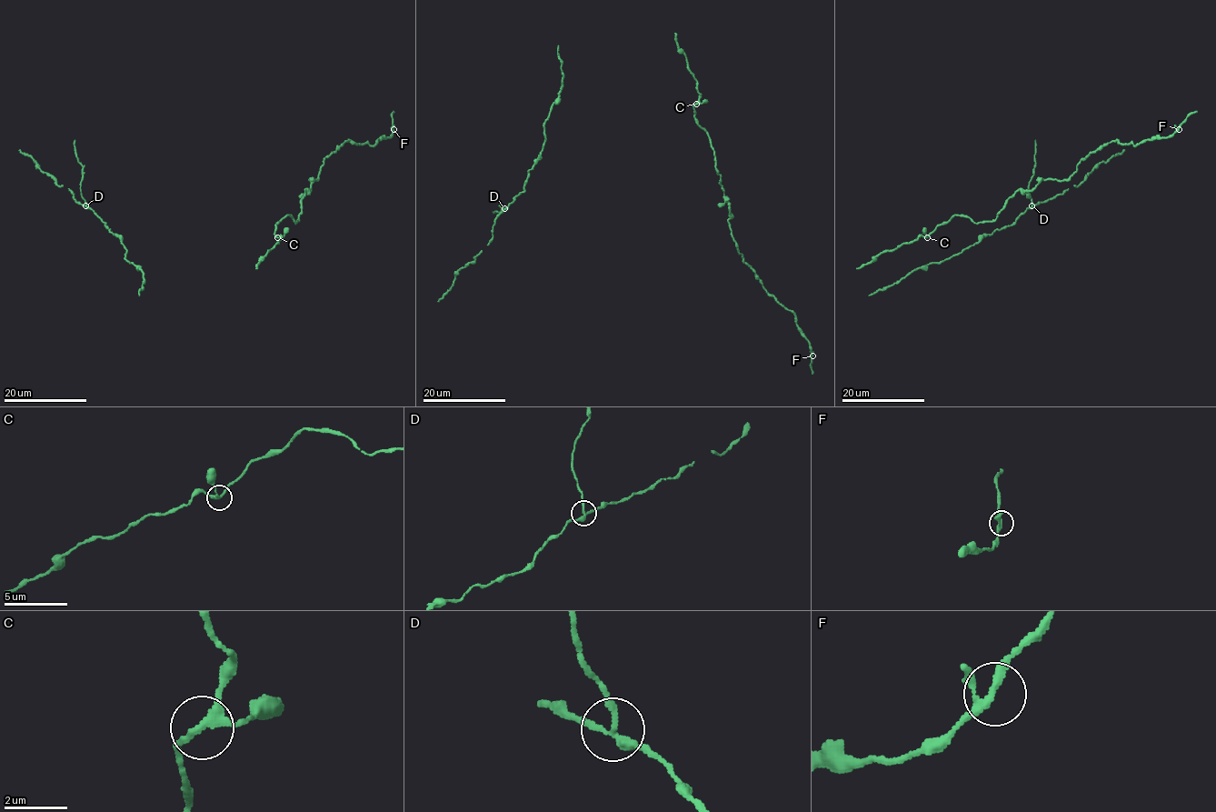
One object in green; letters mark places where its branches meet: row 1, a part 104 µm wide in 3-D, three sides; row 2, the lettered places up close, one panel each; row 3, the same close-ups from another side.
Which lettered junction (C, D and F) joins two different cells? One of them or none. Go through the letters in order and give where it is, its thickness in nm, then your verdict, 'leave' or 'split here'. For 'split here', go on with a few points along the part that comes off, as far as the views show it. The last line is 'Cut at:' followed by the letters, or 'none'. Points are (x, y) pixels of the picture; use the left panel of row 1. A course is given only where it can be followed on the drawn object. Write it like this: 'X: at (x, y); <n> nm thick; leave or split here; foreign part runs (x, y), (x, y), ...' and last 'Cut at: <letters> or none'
C: at (277, 237); 220 nm thick; leave
D: at (85, 205); 240 nm thick; split here; foreign part runs (85, 205), (80, 191), (83, 165), (75, 154), (74, 140)
F: at (393, 129); 200 nm thick; leave
Cut at: D

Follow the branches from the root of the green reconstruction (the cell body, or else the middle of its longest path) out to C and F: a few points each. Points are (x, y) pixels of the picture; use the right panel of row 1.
C: (868, 262), (904, 243), (912, 243), (921, 235), (927, 237)
F: (868, 262), (955, 215), (991, 221), (1017, 191), (1067, 179), (1109, 142), (1135, 145), (1179, 129)

